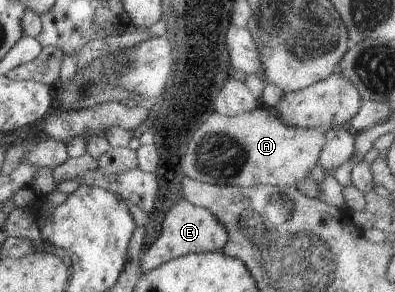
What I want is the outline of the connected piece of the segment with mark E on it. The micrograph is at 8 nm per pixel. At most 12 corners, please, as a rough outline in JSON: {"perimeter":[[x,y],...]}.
{"perimeter":[[179,200],[140,256],[143,275],[188,254],[221,251],[226,228]]}

